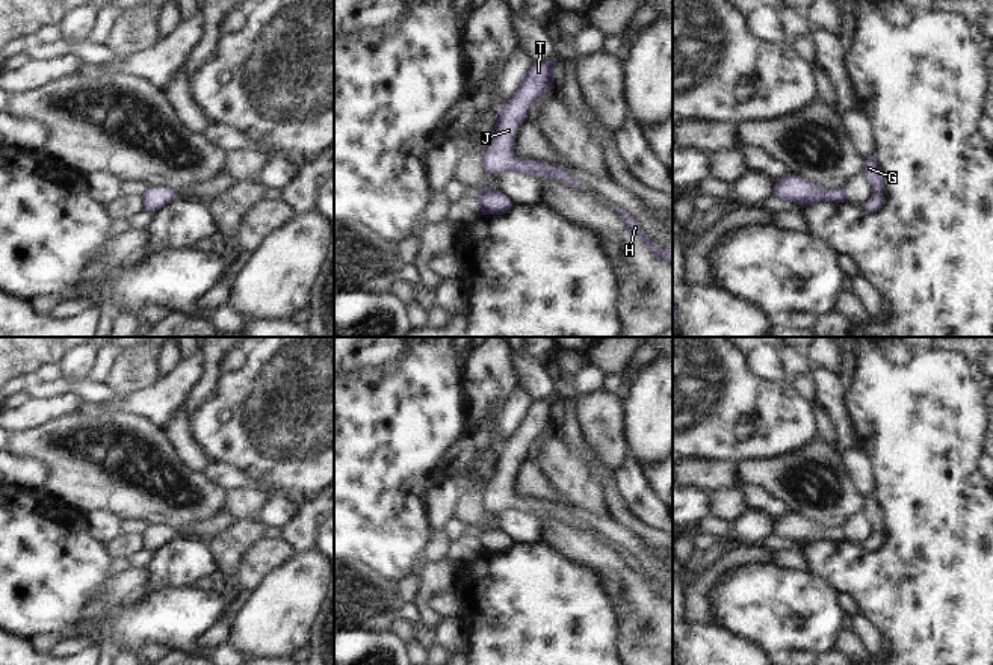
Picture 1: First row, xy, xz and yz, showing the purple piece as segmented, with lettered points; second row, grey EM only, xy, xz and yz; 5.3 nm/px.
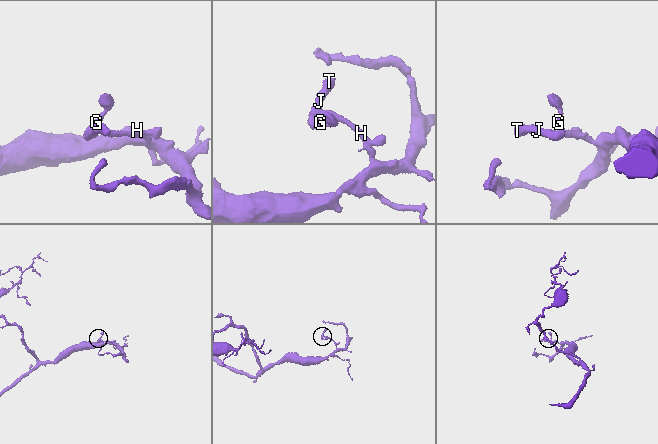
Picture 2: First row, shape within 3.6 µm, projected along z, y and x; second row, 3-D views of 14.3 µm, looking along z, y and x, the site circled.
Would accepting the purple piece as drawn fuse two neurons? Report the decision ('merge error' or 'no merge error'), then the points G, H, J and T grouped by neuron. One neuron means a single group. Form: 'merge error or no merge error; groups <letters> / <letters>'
no merge error; groups G H J T

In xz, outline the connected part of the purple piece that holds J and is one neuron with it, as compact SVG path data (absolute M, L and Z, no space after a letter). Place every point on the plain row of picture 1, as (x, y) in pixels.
M556 399L531 402L515 432L497 449L496 470L482 494L485 514L509 509L531 515L544 514L550 518L570 521L573 526L585 526L553 503L514 494L515 476L521 462L527 458L527 449L534 447L541 435L552 429L555 405Z

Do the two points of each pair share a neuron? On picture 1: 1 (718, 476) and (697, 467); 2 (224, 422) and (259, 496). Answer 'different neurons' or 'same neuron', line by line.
1: same neuron
2: different neurons

